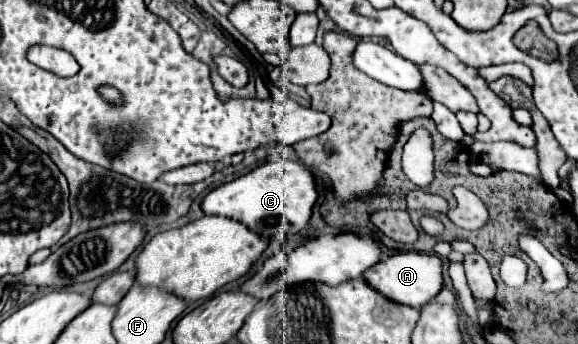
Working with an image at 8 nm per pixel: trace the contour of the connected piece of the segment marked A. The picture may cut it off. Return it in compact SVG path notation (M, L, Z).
M400 252L394 256L388 256L380 260L380 264L368 268L364 272L364 278L386 298L412 306L422 308L430 300L436 298L436 294L442 290L442 260L436 254L420 254L420 252Z

